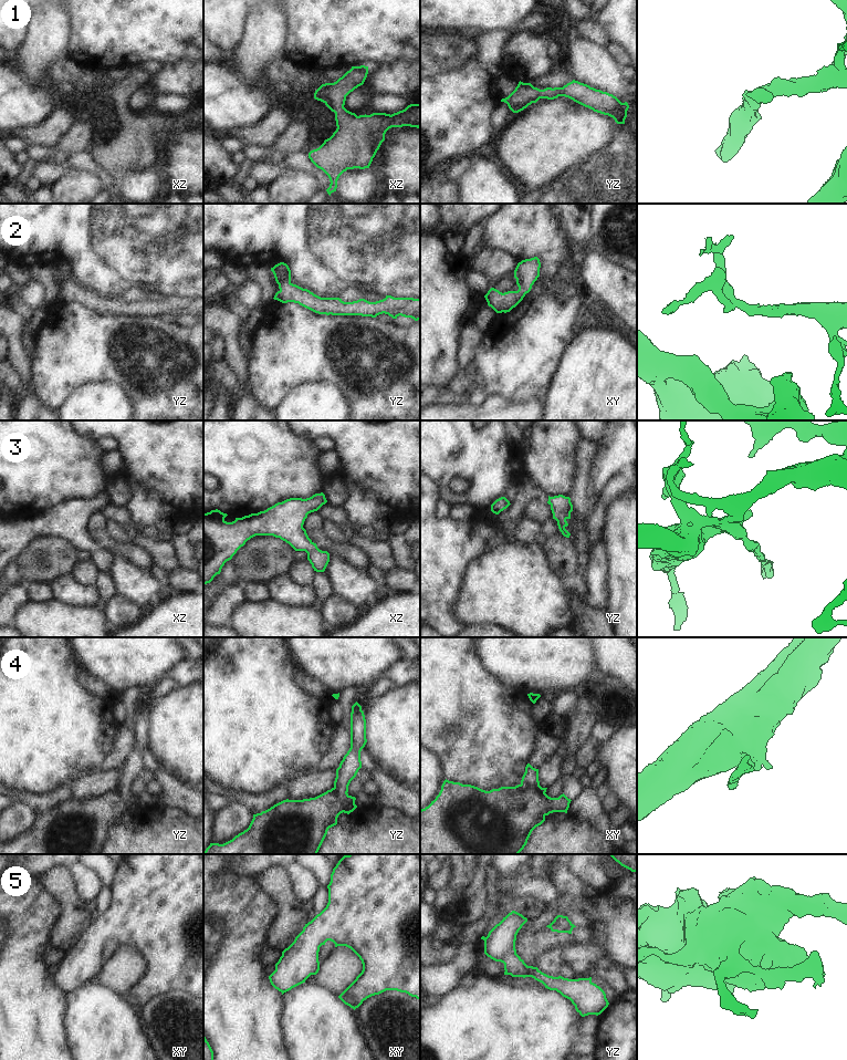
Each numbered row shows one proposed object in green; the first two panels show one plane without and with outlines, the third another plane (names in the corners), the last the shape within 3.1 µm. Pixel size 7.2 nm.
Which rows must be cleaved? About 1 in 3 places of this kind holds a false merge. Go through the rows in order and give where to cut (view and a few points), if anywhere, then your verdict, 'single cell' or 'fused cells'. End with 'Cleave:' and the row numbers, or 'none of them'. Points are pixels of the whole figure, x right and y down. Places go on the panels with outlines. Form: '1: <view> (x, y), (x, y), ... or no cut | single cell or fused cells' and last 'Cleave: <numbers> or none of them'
1: no cut | single cell
2: no cut | single cell
3: no cut | single cell
4: yz (333, 788), (345, 797), (354, 809) | fused cells
5: no cut | single cell
Cleave: 4

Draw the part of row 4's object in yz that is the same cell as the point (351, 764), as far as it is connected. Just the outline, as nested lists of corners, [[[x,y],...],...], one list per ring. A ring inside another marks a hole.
[[[356,702],[352,706],[351,713],[351,748],[344,756],[336,769],[334,789],[344,798],[349,800],[349,804],[356,809],[355,797],[349,796],[348,786],[362,768],[360,751],[367,742],[366,719],[362,706]]]

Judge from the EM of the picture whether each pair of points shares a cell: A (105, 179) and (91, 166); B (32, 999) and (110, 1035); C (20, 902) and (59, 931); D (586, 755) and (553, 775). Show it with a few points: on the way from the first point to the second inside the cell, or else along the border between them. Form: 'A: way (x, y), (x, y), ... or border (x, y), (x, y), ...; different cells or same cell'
A: way (102, 176), (94, 168); same cell
B: border (64, 995), (65, 1012), (63, 1026), (68, 1039); different cells
C: border (56, 901), (59, 916), (49, 933), (50, 947); different cells
D: border (591, 735), (574, 755); different cells

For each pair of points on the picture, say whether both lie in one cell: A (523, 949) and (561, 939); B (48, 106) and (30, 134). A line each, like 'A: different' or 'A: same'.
A: same
B: different

